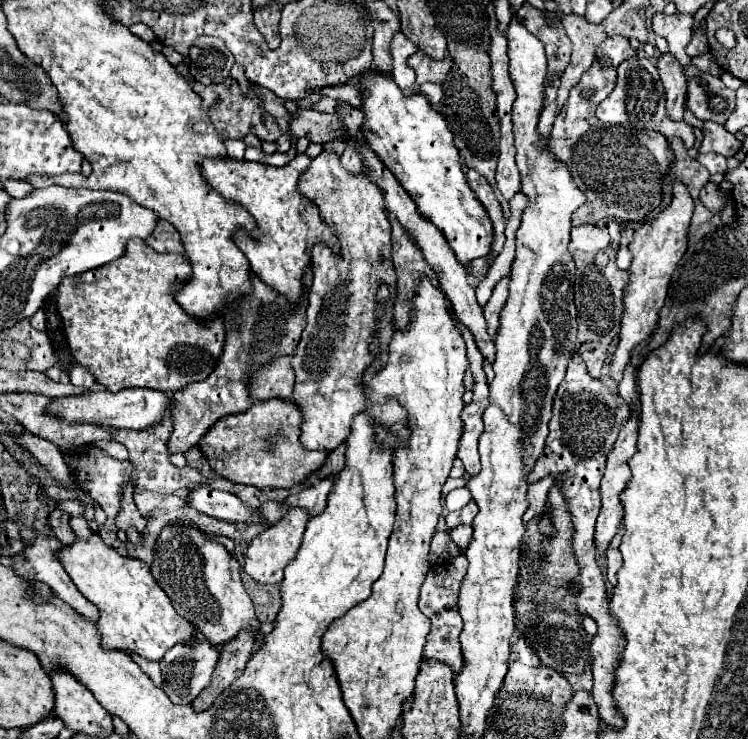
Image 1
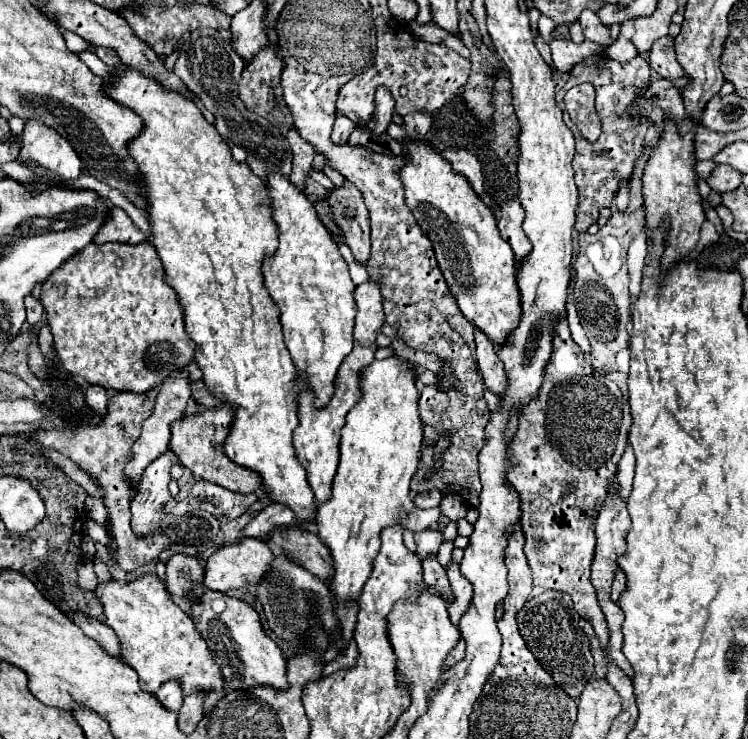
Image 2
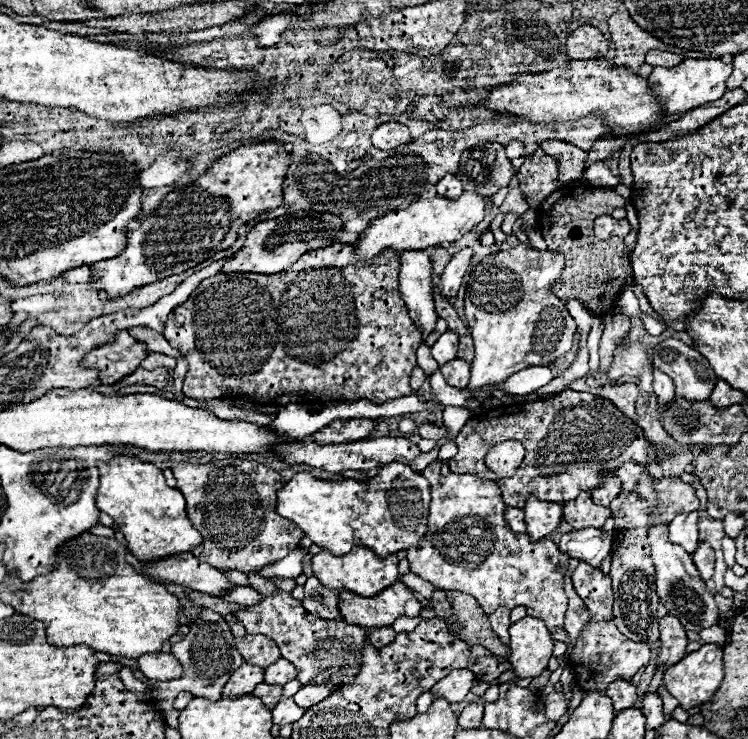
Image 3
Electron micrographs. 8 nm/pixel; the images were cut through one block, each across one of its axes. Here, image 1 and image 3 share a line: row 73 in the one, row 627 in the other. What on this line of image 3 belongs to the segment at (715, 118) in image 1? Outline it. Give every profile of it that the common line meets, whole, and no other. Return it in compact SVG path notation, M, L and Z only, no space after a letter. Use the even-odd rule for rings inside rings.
M662 522L654 524L648 532L648 544L650 544L650 558L656 570L656 594L660 596L660 602L668 608L668 612L676 616L686 630L698 632L702 628L716 624L718 612L716 612L714 596L708 594L704 580L700 580L700 574L692 564L692 556L684 548L680 548L680 544L670 542L668 526Z

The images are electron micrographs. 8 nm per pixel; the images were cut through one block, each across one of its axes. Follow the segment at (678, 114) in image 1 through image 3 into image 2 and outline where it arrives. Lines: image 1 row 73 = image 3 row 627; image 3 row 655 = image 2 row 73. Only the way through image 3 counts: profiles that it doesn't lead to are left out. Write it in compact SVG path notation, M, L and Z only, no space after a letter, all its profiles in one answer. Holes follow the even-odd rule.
M664 36L654 42L654 46L648 52L648 62L666 80L674 82L684 76L684 68L680 66L680 62L676 60L676 54L674 54L674 38L672 36Z

